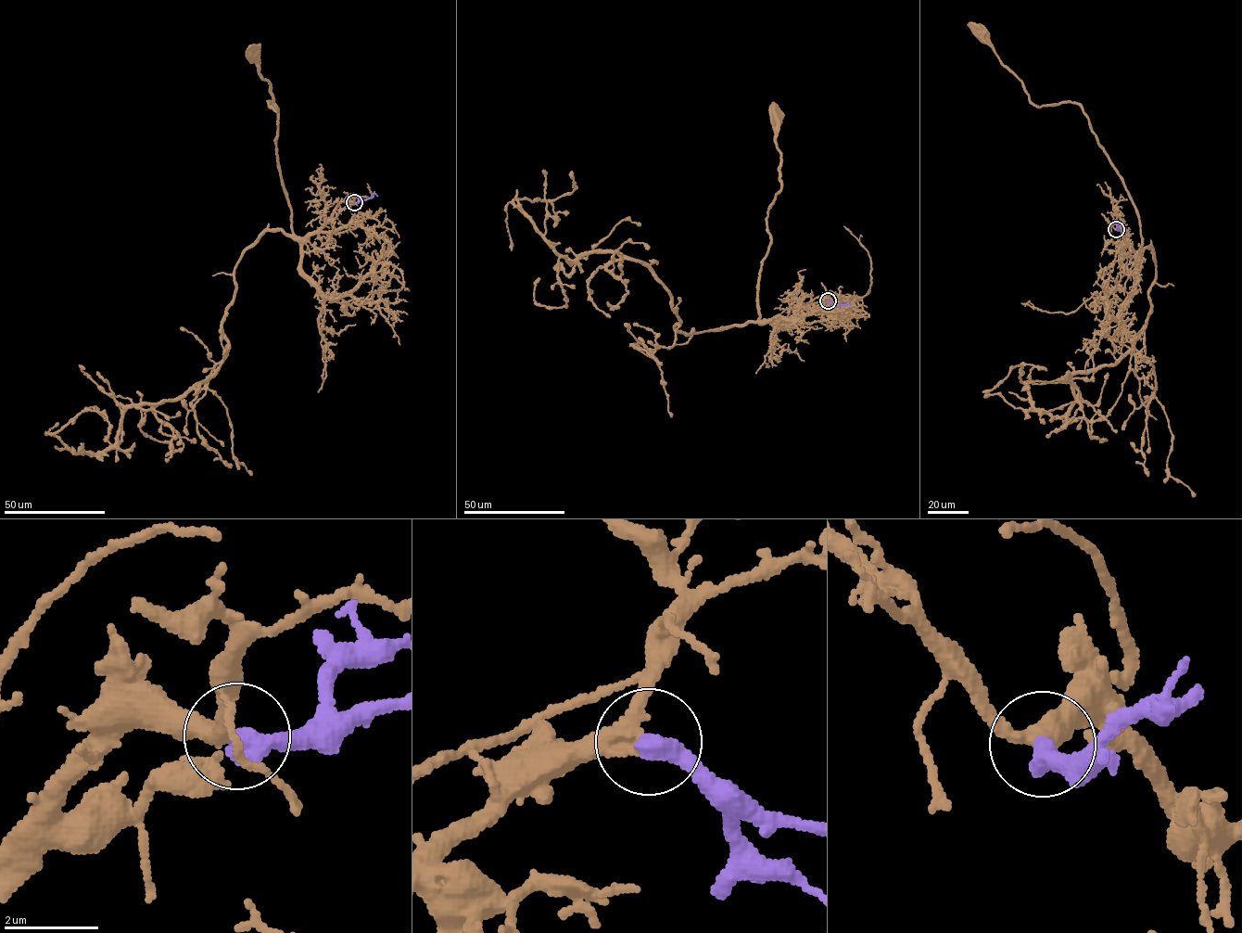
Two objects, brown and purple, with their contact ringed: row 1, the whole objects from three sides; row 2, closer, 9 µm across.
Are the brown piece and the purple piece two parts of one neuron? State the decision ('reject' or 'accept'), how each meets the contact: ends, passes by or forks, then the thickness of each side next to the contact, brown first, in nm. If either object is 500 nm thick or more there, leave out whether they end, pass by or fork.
accept; brown passes by; purple ends there; 320 nm thick on the brown side, 480 nm on the other

